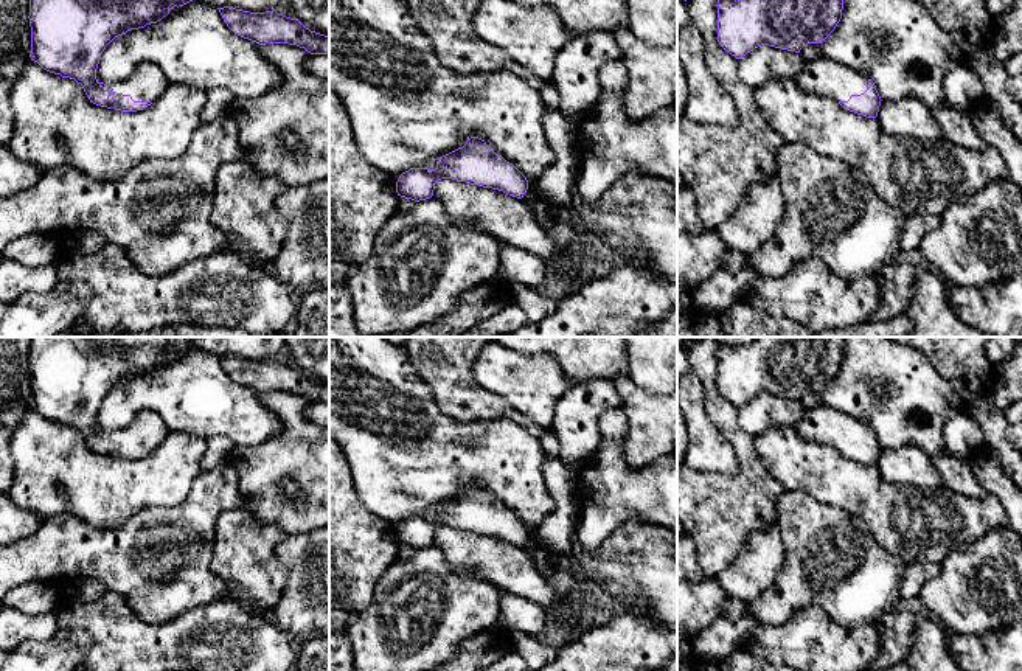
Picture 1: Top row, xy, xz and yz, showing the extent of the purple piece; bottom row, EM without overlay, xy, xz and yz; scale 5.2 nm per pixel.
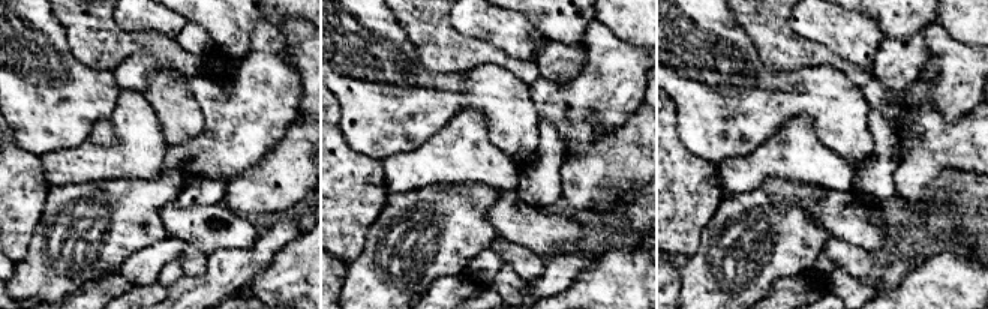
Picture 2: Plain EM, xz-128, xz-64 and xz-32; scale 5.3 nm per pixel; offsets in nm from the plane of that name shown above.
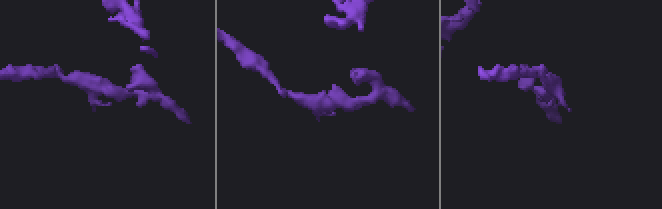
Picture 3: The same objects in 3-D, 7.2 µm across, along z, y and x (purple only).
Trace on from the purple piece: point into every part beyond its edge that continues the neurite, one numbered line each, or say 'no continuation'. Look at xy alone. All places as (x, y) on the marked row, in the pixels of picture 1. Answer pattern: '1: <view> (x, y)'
1: xy (146, 83)

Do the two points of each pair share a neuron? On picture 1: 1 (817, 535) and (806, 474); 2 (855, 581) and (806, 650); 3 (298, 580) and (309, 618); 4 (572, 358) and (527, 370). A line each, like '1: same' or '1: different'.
1: different
2: different
3: same
4: different

